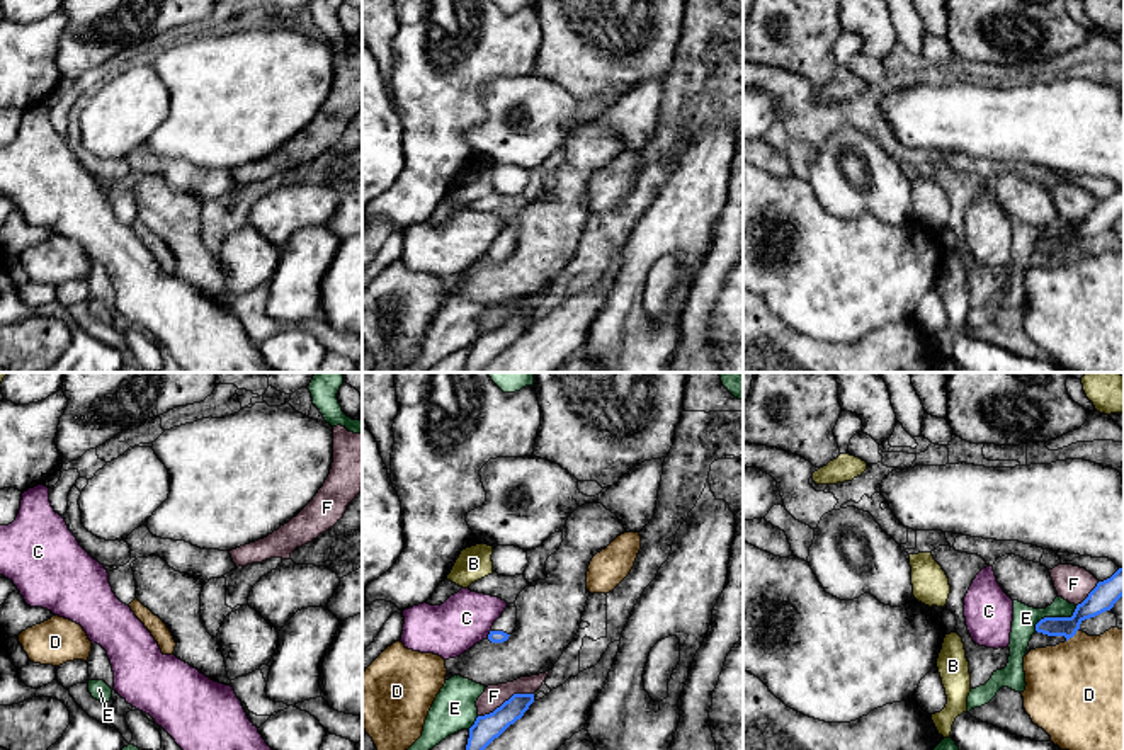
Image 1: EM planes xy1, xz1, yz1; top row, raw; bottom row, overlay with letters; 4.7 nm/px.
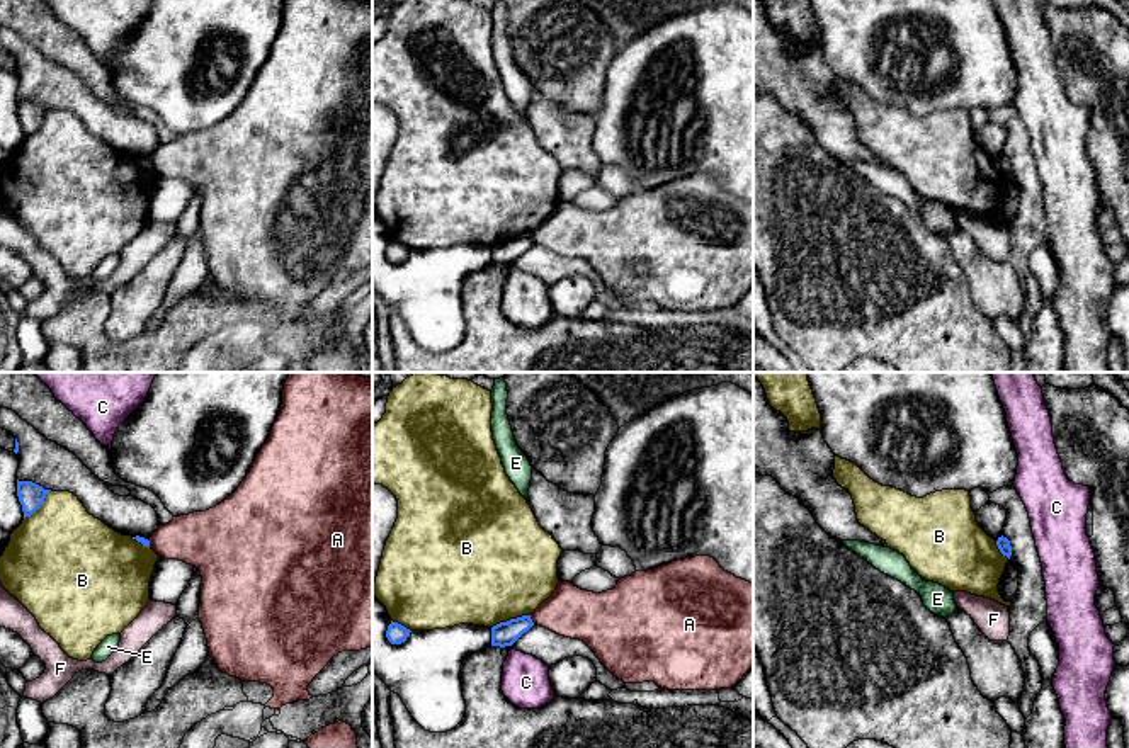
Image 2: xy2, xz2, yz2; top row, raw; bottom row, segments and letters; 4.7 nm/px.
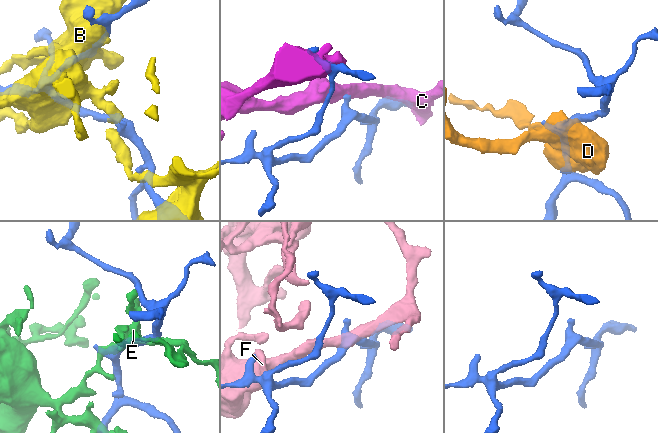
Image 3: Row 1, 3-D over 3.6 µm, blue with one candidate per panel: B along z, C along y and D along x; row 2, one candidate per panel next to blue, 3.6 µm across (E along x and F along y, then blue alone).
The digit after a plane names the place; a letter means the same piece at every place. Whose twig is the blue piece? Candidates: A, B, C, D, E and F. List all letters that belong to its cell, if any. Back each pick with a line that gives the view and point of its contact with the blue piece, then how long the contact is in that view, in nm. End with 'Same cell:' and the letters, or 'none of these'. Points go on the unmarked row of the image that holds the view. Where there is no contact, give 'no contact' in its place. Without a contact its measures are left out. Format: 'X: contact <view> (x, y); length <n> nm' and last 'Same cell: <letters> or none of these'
Same cell: none of these

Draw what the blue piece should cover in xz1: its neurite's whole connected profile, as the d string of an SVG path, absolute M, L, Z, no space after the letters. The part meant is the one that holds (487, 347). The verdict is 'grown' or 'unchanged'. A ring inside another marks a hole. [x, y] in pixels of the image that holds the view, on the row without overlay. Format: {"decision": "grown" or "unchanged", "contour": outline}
{"decision": "unchanged", "contour": "M514 313L493 332L478 335L469 347L469 357L464 372L481 372L510 344L524 335L534 321L534 313Z"}

